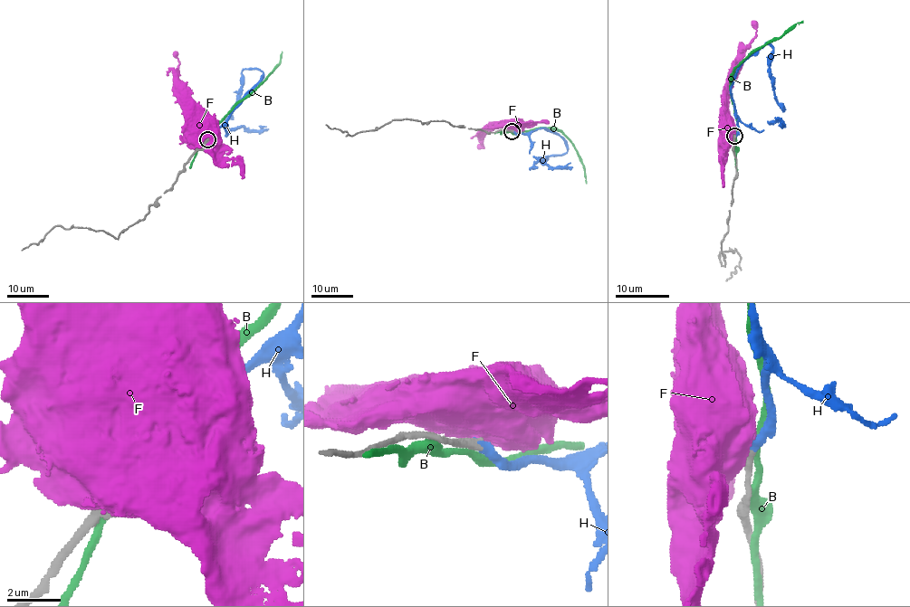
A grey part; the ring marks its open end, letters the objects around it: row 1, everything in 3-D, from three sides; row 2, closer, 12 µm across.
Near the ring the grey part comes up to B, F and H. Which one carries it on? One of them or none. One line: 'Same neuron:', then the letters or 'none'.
Same neuron: H

